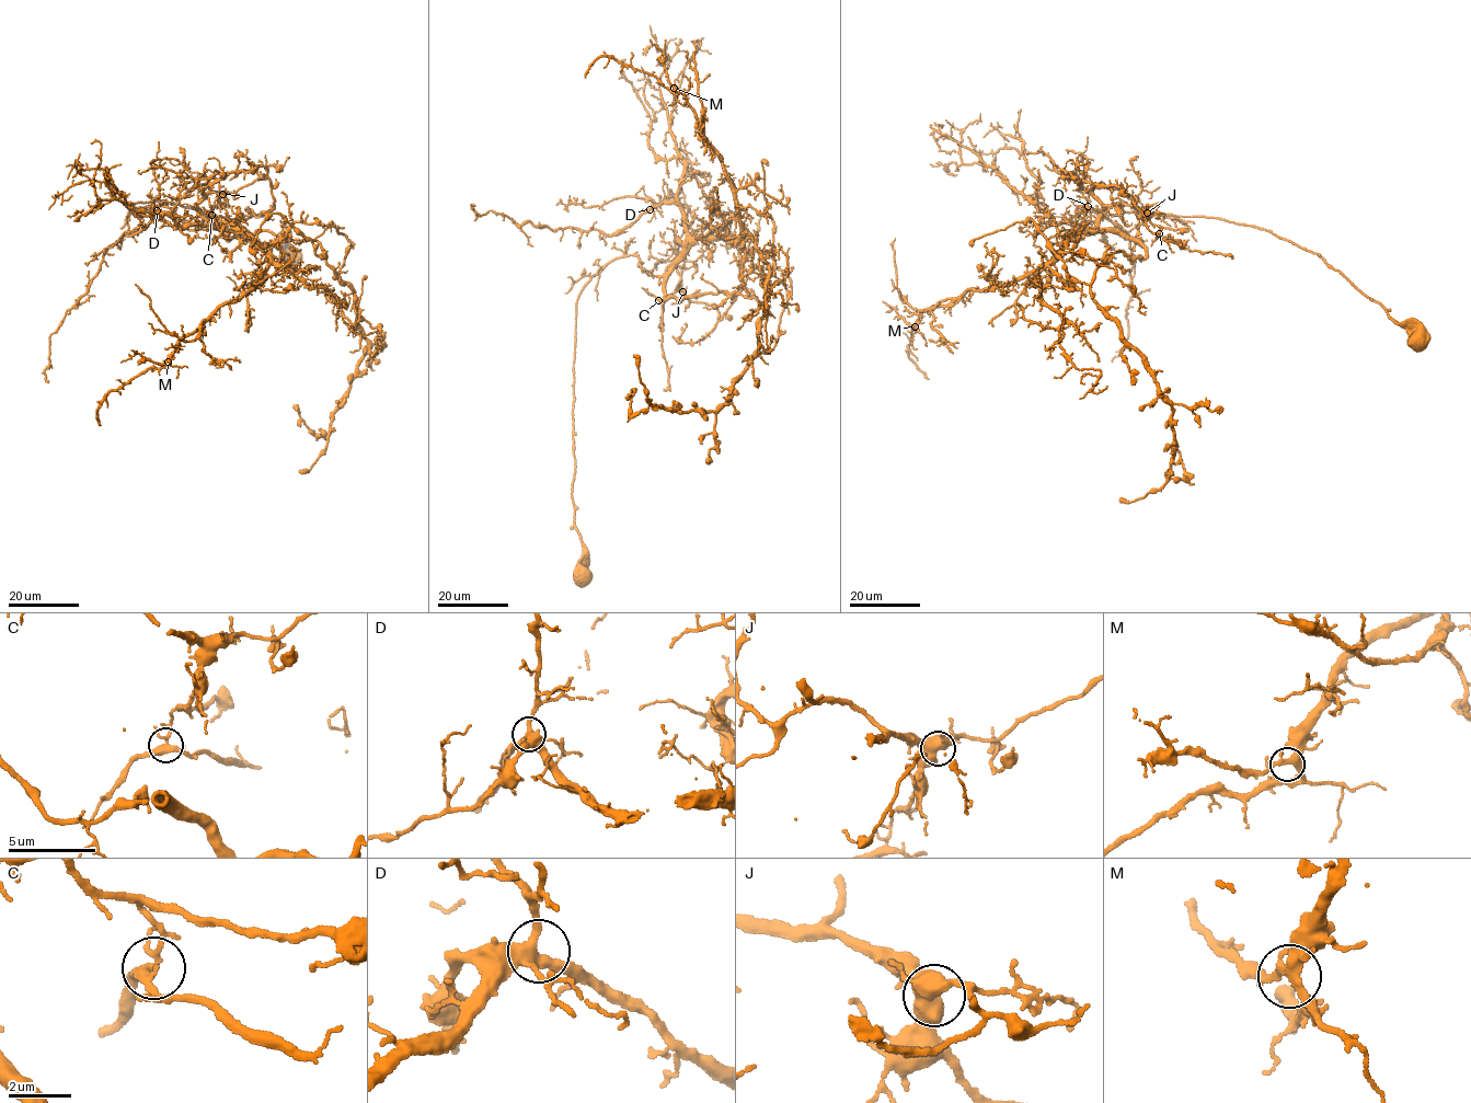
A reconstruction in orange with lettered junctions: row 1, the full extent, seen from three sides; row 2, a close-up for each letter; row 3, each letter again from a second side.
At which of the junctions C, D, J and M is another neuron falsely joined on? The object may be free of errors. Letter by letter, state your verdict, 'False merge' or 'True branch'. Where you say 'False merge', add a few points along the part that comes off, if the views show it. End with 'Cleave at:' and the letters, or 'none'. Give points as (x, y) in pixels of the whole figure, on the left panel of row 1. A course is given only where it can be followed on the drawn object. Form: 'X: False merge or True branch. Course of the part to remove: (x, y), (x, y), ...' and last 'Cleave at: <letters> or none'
C: False merge. Course of the part to remove: (211, 215), (234, 221), (264, 214), (261, 217)
D: True branch
J: True branch
M: True branch
Cleave at: C

